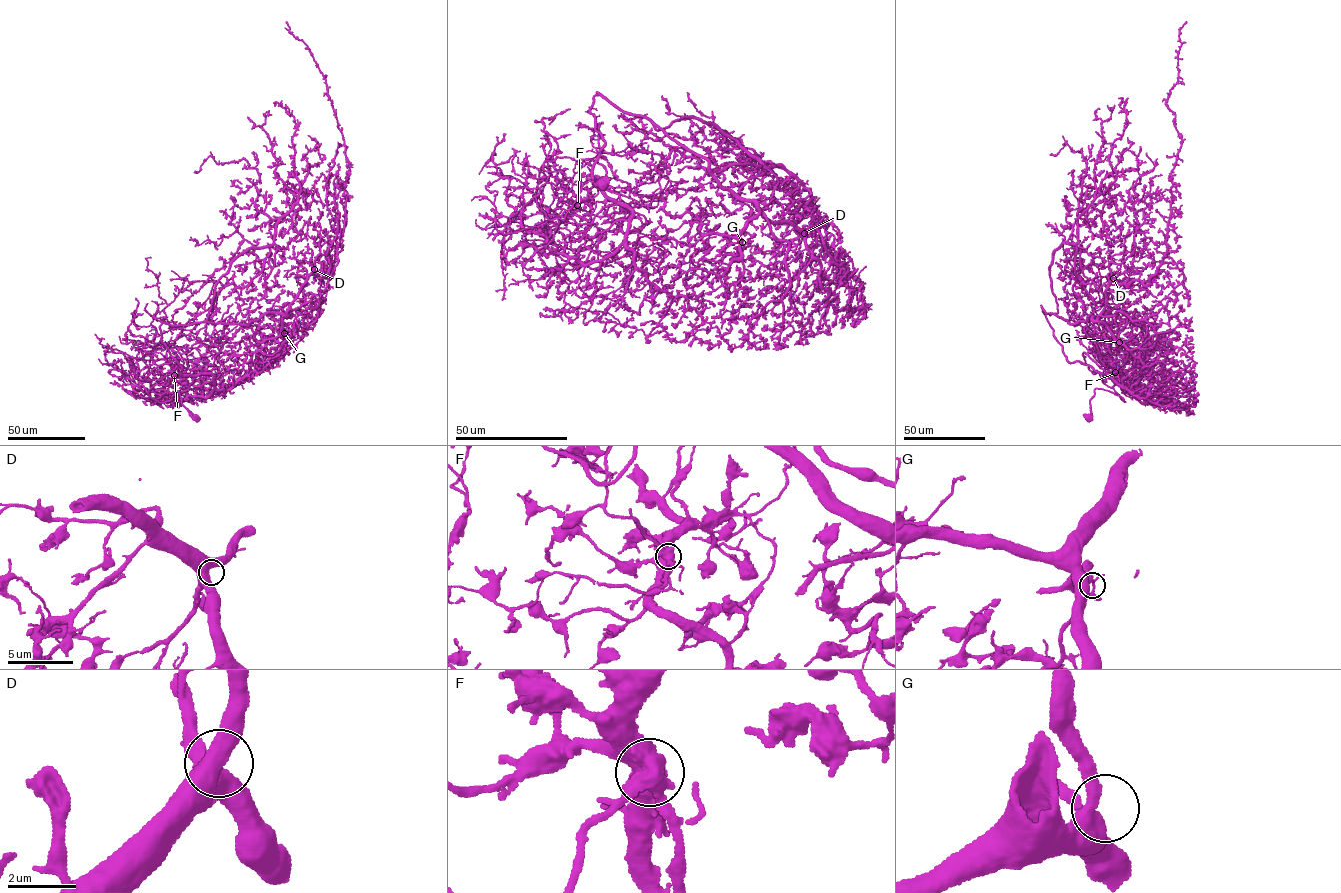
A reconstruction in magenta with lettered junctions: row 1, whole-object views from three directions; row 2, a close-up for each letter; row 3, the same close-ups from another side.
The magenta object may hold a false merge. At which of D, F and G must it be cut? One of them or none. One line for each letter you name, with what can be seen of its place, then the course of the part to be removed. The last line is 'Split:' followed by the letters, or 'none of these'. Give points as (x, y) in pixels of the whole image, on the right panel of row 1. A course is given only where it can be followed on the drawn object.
F: place (1115, 372); course (1115, 372), (1103, 382), (1112, 387), (1153, 352), (1142, 320), (1103, 321), (1094, 279), (1120, 271)
Split: F

